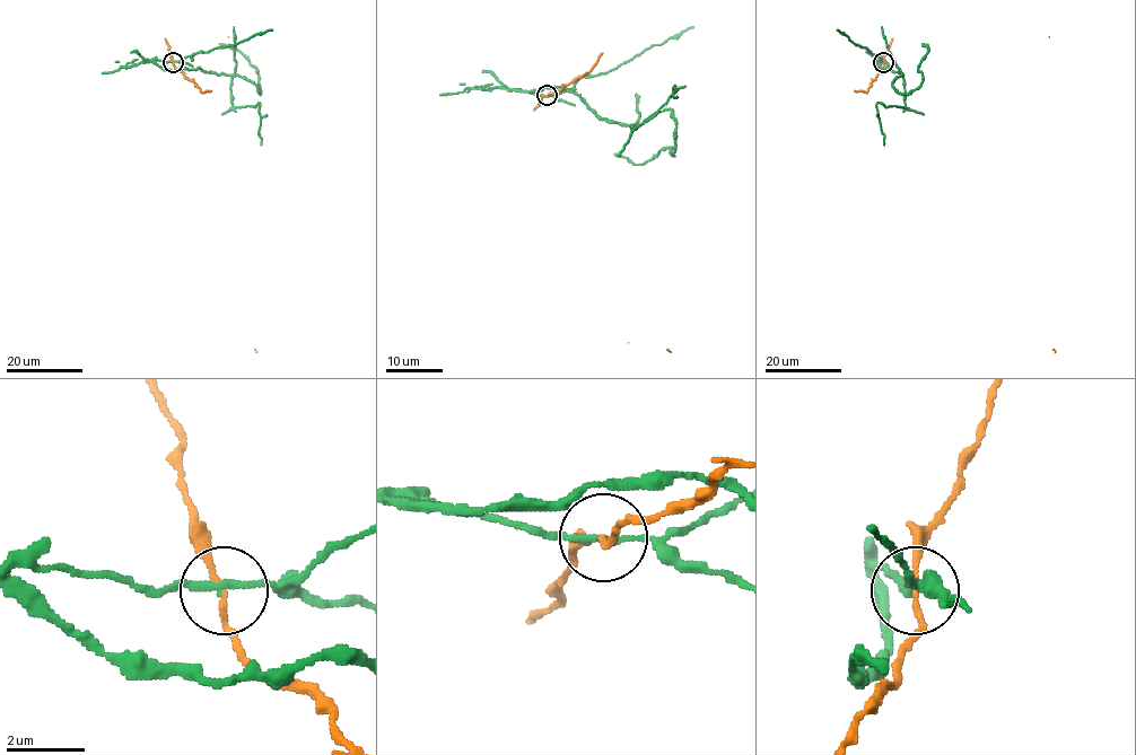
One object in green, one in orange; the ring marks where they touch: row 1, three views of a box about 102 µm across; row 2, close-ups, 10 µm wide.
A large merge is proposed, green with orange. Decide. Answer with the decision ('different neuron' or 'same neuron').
different neuron

